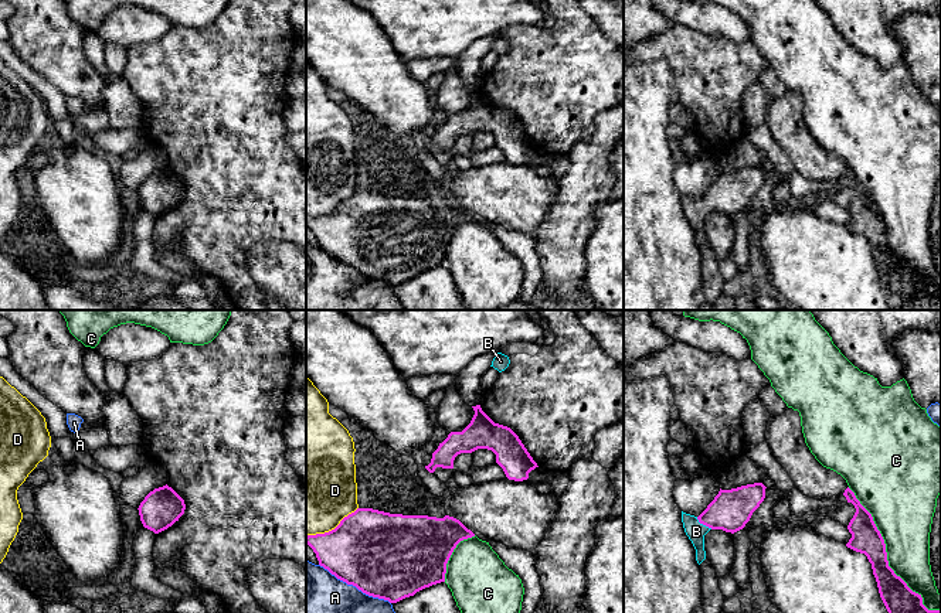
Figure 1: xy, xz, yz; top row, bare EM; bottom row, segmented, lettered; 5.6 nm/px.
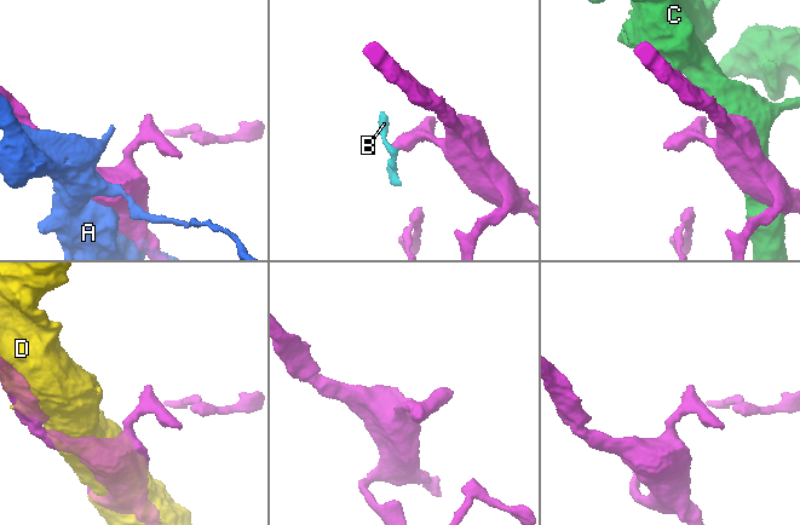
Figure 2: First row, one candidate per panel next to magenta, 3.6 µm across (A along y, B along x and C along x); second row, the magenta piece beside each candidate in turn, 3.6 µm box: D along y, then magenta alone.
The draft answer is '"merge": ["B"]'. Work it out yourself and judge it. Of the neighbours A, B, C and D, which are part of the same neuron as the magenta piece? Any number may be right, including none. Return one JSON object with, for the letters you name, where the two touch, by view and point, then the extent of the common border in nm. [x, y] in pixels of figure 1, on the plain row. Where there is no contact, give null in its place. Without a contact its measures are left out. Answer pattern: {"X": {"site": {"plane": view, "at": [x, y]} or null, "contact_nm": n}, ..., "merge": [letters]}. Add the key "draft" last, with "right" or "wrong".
{"B": {"site": {"plane": "yz", "at": [703, 207]}, "contact_nm": 120}, "merge": ["B"], "draft": "right"}

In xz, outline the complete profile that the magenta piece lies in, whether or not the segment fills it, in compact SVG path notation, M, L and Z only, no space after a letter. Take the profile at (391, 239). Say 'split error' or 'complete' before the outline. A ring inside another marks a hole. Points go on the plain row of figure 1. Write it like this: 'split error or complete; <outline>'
complete; M357 191L325 217L308 218L319 248L363 276L397 286L432 268L445 265L446 246L456 228L475 217L459 202L390 197Z

